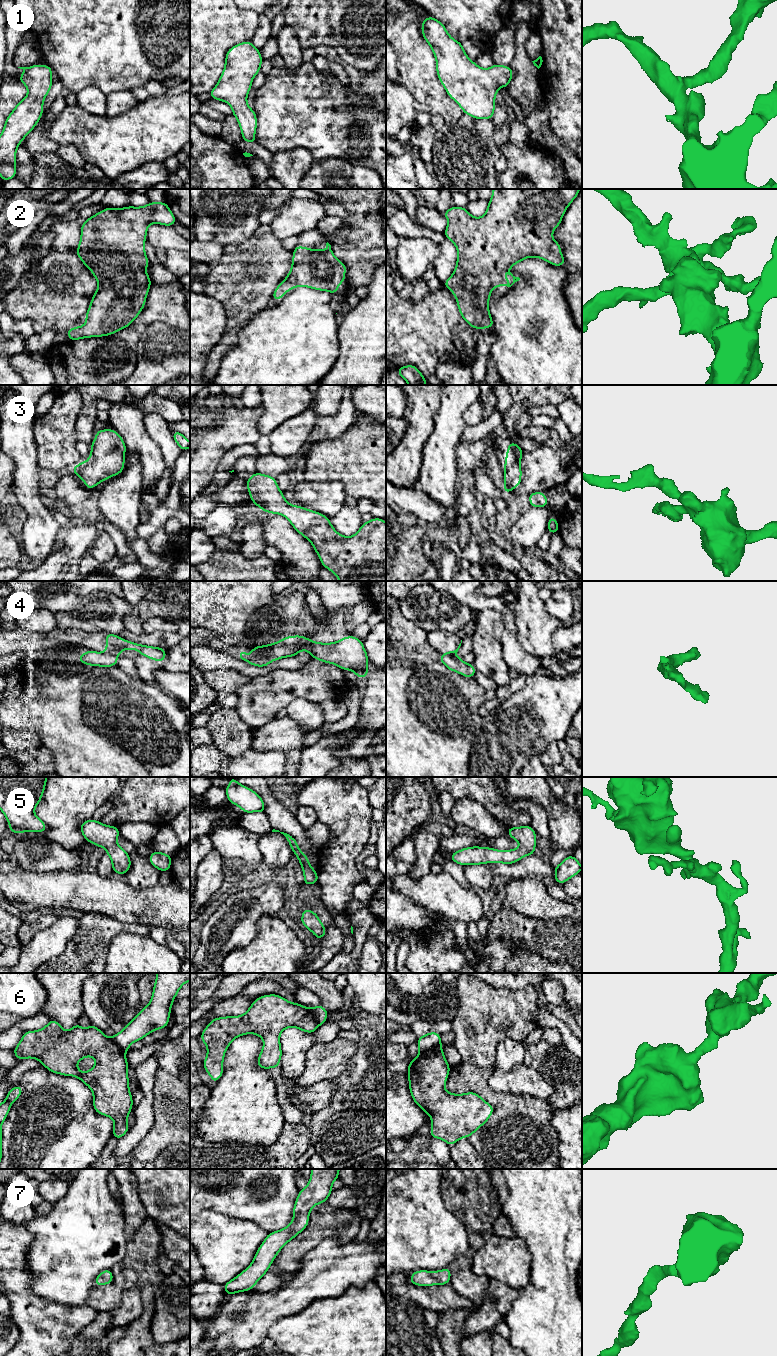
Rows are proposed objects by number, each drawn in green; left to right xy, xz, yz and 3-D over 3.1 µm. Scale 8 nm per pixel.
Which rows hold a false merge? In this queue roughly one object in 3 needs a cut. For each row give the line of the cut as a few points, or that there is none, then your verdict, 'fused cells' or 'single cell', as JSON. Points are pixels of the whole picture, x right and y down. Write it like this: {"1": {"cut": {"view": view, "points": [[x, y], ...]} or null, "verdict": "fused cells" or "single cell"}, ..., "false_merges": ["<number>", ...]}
{"1": {"cut": null, "verdict": "single cell"}, "2": {"cut": null, "verdict": "single cell"}, "3": {"cut": null, "verdict": "single cell"}, "4": {"cut": {"view": "xz", "points": [[309, 639], [302, 642], [298, 648]]}, "verdict": "fused cells"}, "5": {"cut": null, "verdict": "single cell"}, "6": {"cut": {"view": "yz", "points": [[441, 1044], [420, 1052]]}, "verdict": "fused cells"}, "7": {"cut": null, "verdict": "single cell"}, "false_merges": ["4", "6"]}

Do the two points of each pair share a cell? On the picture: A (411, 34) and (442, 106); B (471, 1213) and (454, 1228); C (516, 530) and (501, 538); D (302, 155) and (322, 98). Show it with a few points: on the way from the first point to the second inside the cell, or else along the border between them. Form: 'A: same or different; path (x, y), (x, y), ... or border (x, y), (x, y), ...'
A: same; path (413, 52), (416, 72), (425, 88)
B: different; border (445, 1205), (463, 1224), (469, 1244)
C: different; border (507, 534), (507, 537), (514, 544), (526, 549)
D: different; border (281, 150), (306, 148), (315, 161)

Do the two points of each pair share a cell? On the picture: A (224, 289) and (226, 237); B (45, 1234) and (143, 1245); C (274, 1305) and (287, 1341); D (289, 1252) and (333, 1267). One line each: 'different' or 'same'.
A: different
B: different
C: different
D: different

